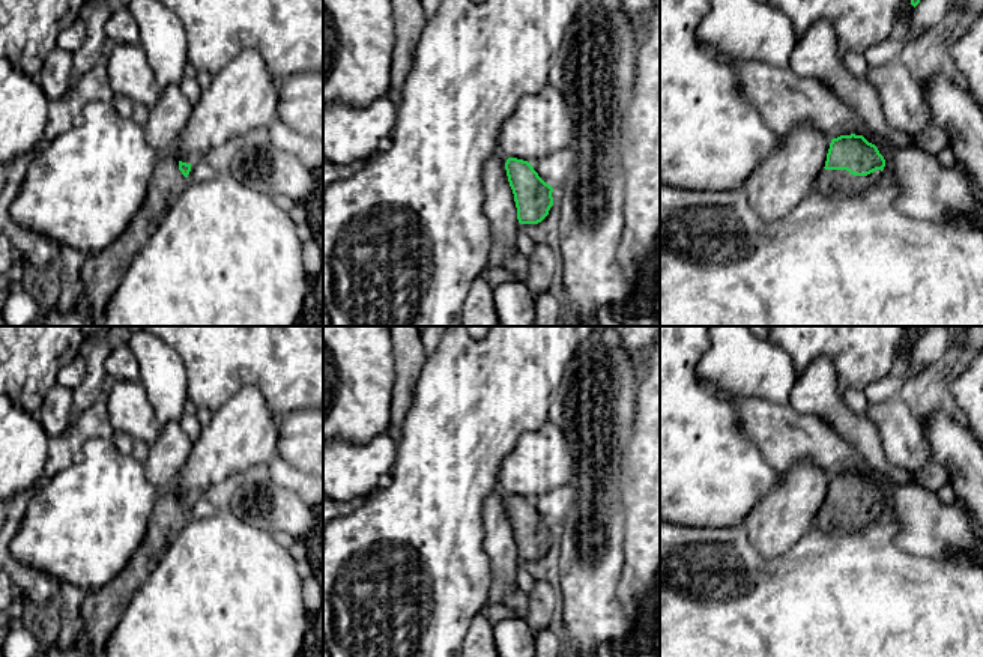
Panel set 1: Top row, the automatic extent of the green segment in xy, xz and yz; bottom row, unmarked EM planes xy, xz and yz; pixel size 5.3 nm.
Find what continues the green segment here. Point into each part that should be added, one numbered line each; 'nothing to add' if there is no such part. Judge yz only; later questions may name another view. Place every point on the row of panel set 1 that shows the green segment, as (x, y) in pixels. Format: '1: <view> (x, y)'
1: yz (830, 182)

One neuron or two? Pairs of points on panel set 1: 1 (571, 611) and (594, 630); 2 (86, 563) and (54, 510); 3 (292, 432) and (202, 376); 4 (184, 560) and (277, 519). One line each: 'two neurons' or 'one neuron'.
1: one neuron
2: one neuron
3: two neurons
4: two neurons

